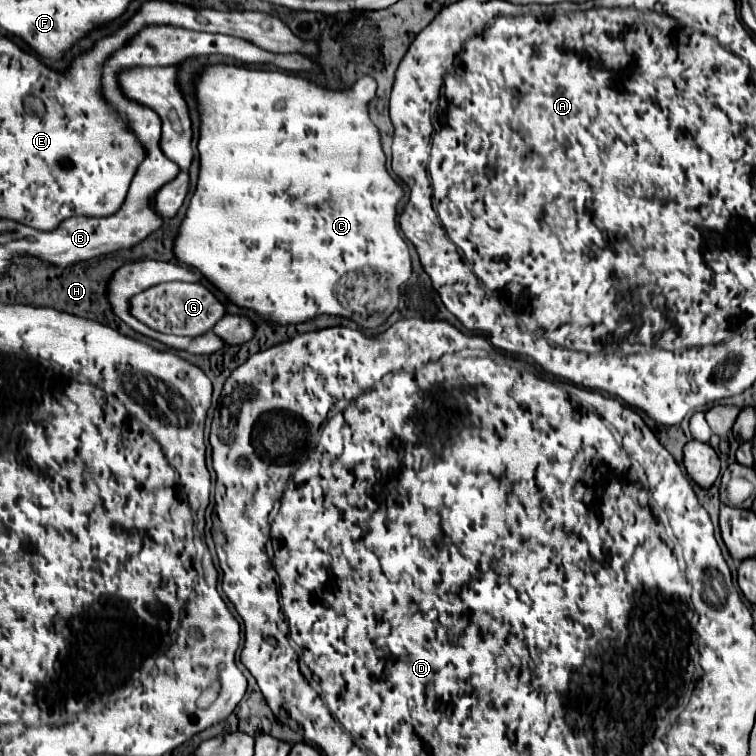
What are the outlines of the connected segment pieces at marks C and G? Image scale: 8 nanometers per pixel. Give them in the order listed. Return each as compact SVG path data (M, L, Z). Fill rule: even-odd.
M204 65L194 79L194 99L200 119L200 177L190 199L188 211L180 223L178 235L174 239L174 257L198 269L216 289L220 289L226 299L242 309L254 311L270 325L298 325L316 319L318 315L336 315L352 319L364 331L378 329L396 311L400 301L400 285L404 285L412 275L412 261L408 245L396 229L396 207L404 197L404 189L386 171L386 155L380 143L378 127L370 121L368 103L376 95L376 81L372 77L358 79L350 89L328 89L316 85L300 75L268 71L268 69L248 69L238 65Z
M158 283L130 299L130 313L154 331L198 337L224 315L224 305L200 283Z

